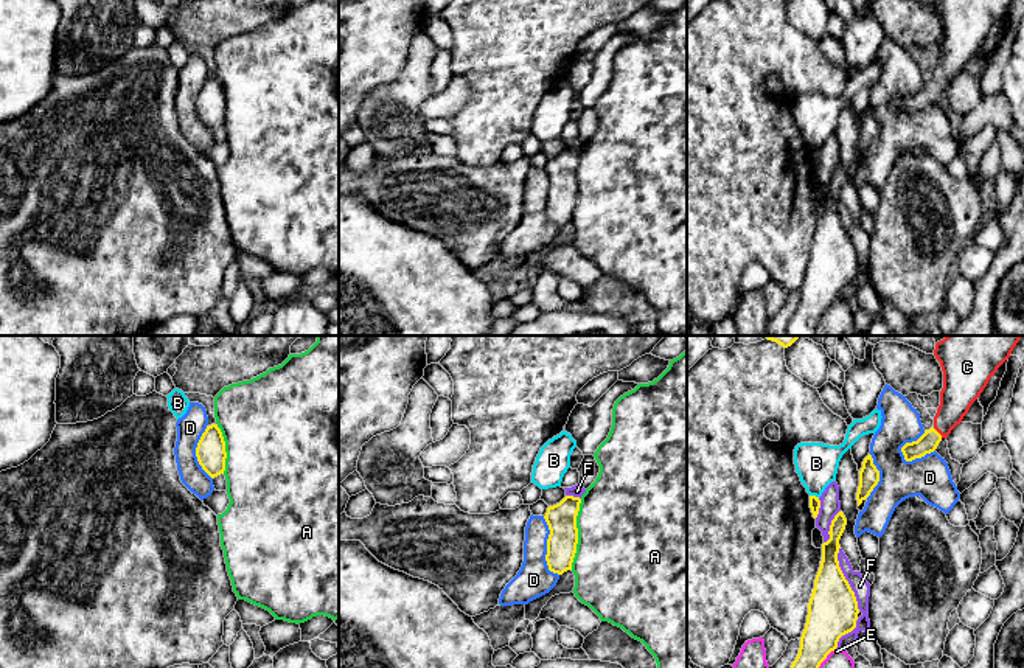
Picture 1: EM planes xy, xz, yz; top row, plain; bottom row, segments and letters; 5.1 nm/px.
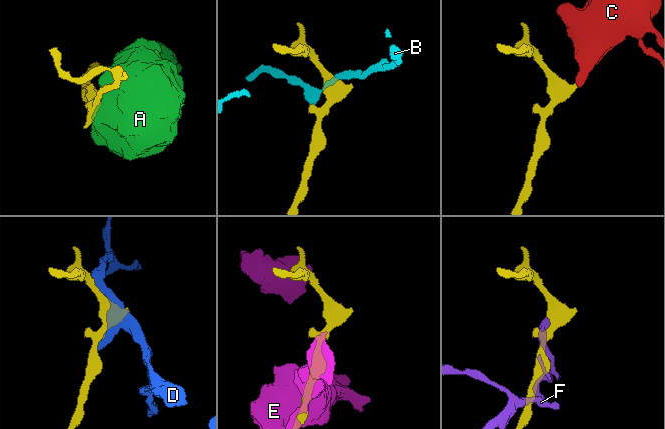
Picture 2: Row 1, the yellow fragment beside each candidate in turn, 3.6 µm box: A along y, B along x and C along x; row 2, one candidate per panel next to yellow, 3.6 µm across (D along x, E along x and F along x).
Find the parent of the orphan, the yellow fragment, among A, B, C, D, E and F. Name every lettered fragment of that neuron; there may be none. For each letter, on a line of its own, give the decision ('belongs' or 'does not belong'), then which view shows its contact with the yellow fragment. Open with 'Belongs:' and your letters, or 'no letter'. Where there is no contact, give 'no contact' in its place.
Belongs: C
A: does not belong; contact in xz
B: does not belong; contact in yz
C: belongs; contact in yz
D: does not belong; contact in yz
E: does not belong; contact in yz
F: does not belong; contact in yz

